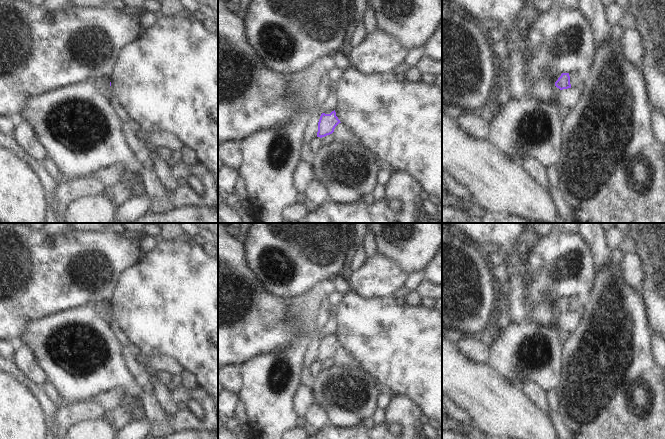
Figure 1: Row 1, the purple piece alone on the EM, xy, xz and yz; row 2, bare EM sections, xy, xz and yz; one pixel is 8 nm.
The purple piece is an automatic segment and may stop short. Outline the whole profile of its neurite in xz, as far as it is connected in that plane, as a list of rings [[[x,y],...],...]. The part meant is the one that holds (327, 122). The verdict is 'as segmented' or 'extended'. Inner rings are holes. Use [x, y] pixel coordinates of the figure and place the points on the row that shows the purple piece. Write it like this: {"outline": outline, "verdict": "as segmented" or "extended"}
{"outline": [[[335,110],[330,114],[322,113],[318,122],[317,137],[322,138],[330,134],[333,135],[335,140],[343,143],[360,144],[359,140],[340,122]]], "verdict": "extended"}

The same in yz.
{"outline": [[[562,73],[555,82],[555,86],[560,90],[571,87],[580,87],[584,82],[585,76],[586,75],[581,73]]], "verdict": "extended"}

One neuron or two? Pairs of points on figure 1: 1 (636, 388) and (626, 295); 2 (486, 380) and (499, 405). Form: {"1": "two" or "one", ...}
{"1": "one", "2": "one"}

